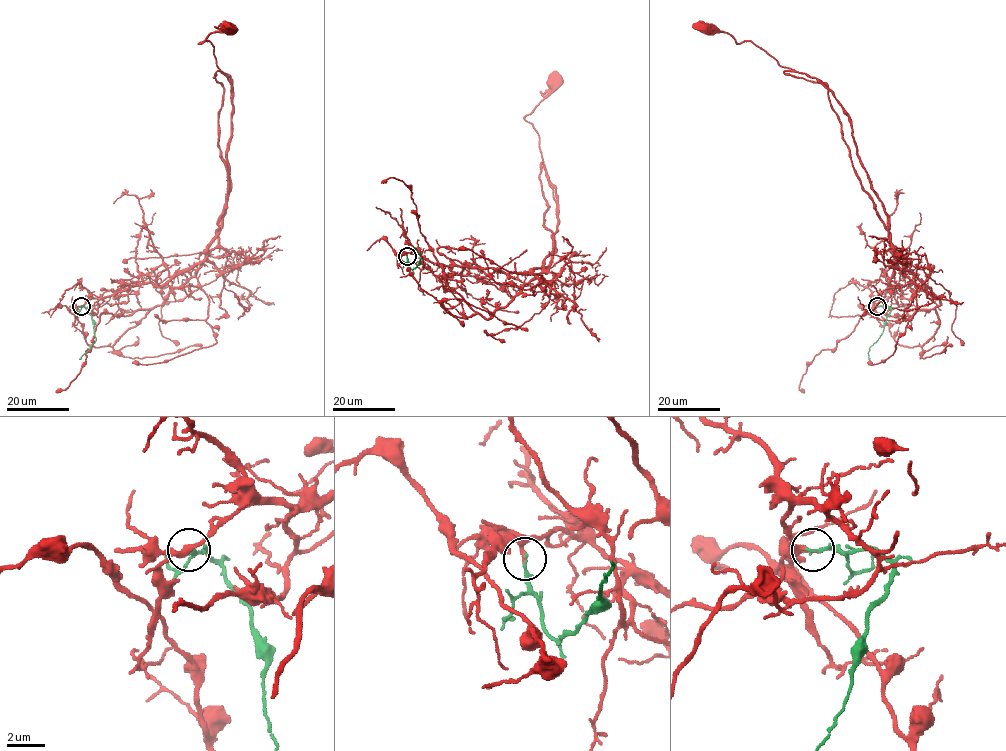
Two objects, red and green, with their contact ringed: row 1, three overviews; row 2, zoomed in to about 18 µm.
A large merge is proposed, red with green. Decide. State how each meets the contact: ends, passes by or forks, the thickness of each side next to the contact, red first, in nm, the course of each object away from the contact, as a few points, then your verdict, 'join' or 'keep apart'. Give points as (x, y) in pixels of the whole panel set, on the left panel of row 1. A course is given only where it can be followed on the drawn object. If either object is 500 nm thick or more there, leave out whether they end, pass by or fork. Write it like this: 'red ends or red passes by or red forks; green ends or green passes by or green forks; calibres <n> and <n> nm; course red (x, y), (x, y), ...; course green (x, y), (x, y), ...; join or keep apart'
red passes by; green ends; calibres 180 and 160 nm; course red (81, 306), (139, 285), (164, 285), (204, 259), (229, 188), (232, 85), (212, 44), (199, 43), (230, 28); course green (81, 306), (92, 316), (96, 340), (79, 359); join

